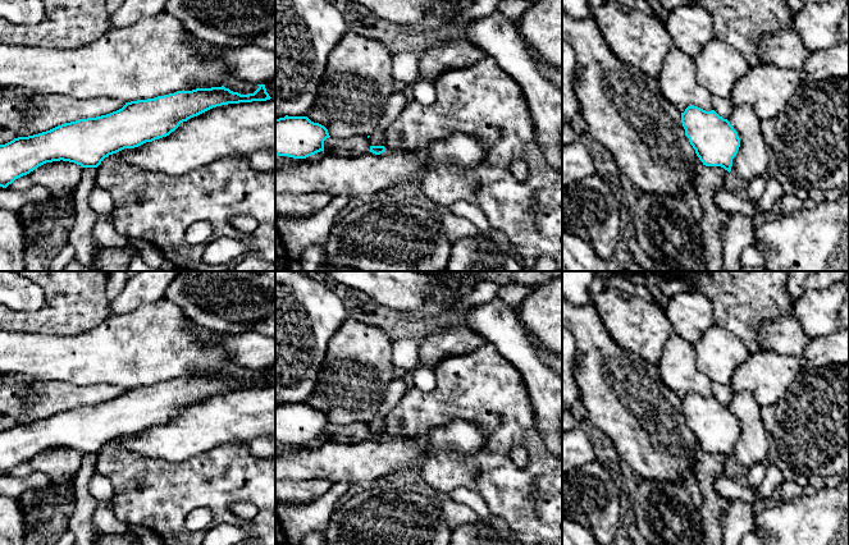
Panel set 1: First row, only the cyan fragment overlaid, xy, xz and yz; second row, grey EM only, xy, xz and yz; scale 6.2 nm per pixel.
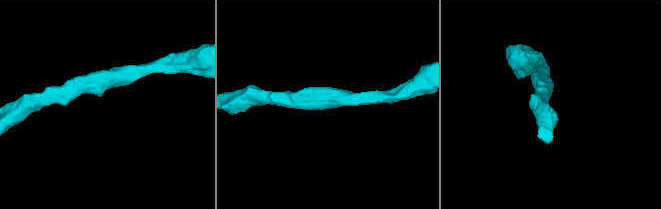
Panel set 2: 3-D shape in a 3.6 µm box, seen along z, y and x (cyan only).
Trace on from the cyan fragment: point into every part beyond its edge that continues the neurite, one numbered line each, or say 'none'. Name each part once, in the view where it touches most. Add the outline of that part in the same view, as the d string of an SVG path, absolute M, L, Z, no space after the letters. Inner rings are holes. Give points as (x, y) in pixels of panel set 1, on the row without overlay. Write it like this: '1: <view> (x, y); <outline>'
none

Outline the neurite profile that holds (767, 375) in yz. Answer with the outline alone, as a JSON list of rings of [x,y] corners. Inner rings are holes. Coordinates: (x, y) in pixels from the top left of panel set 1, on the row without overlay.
[[[762,351],[735,370],[730,385],[735,391],[749,390],[761,407],[775,406],[804,368],[803,358]]]

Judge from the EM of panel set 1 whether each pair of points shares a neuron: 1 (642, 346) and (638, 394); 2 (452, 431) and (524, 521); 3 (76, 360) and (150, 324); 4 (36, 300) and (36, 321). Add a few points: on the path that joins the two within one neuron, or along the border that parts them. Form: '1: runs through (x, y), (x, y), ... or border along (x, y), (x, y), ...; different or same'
1: border along (615, 340), (626, 351), (657, 365); different
2: border along (487, 434), (487, 439), (478, 452), (439, 452); different
3: runs through (94, 357), (122, 351), (132, 342); same
4: border along (44, 291), (44, 303), (39, 308), (13, 310); different

